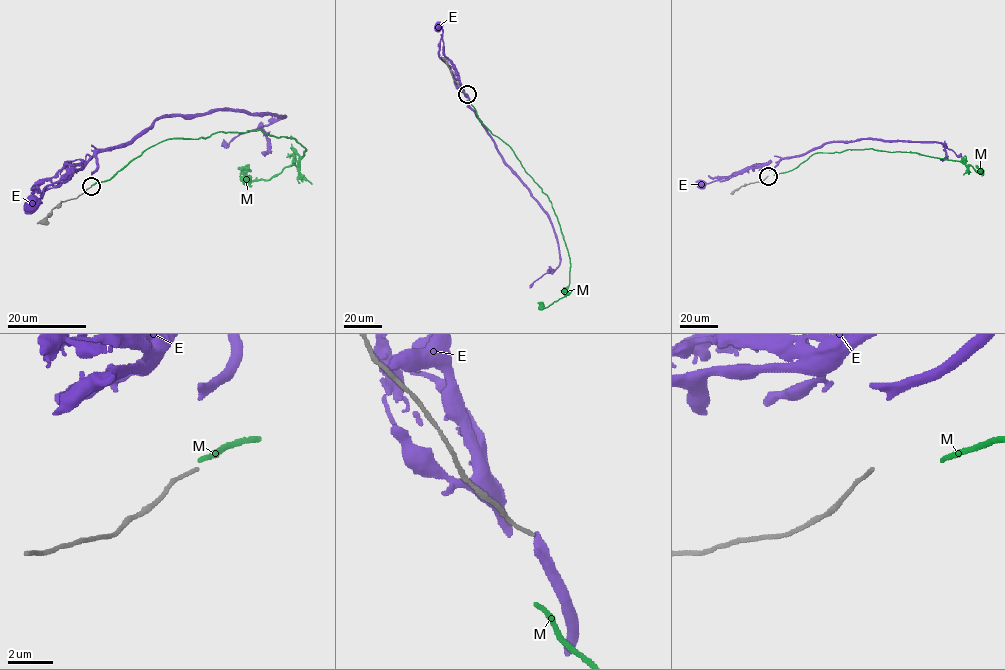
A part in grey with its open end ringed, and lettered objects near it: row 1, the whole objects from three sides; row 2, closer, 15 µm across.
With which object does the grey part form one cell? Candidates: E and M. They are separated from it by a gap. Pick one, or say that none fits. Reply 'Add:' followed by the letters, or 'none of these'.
Add: none of these

